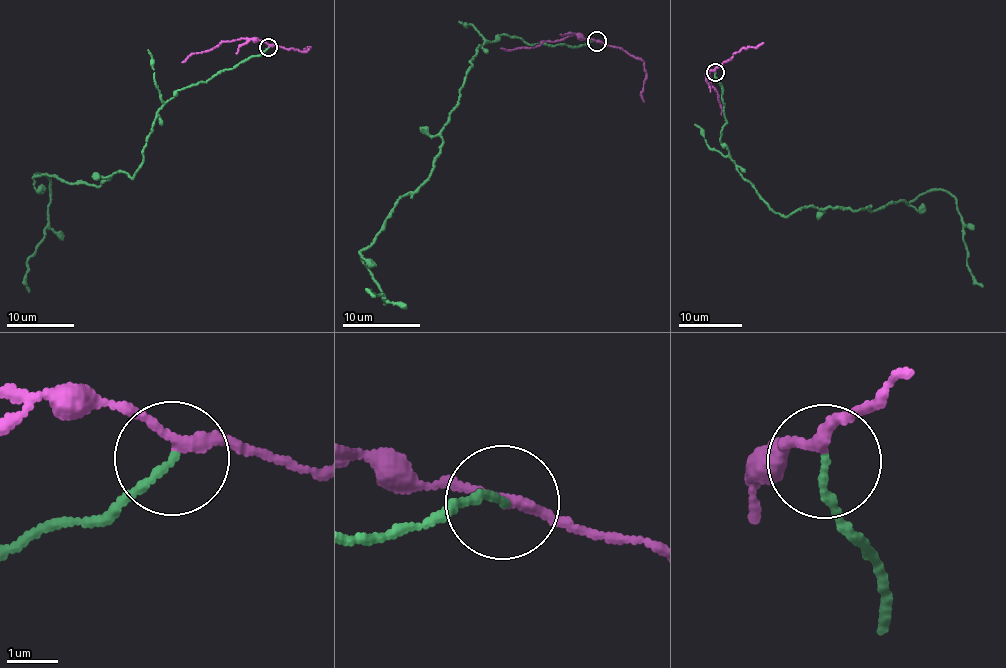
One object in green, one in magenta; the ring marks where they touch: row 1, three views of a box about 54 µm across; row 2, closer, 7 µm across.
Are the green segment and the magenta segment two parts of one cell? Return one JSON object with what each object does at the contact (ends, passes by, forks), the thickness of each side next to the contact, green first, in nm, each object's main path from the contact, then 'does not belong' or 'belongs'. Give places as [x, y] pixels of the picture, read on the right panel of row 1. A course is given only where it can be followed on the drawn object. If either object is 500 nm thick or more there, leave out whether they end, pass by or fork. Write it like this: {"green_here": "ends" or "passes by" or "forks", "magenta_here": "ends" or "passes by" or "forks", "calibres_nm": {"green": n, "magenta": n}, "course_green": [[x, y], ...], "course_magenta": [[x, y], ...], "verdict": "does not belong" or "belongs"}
{"green_here": "ends", "magenta_here": "passes by", "calibres_nm": {"green": 170, "magenta": 180}, "course_green": [[714, 73], [726, 121], [720, 141], [774, 212], [870, 212], [946, 190], [967, 266], [983, 286]], "course_magenta": [[714, 71], [711, 70], [706, 75], [718, 97], [720, 115]], "verdict": "does not belong"}

